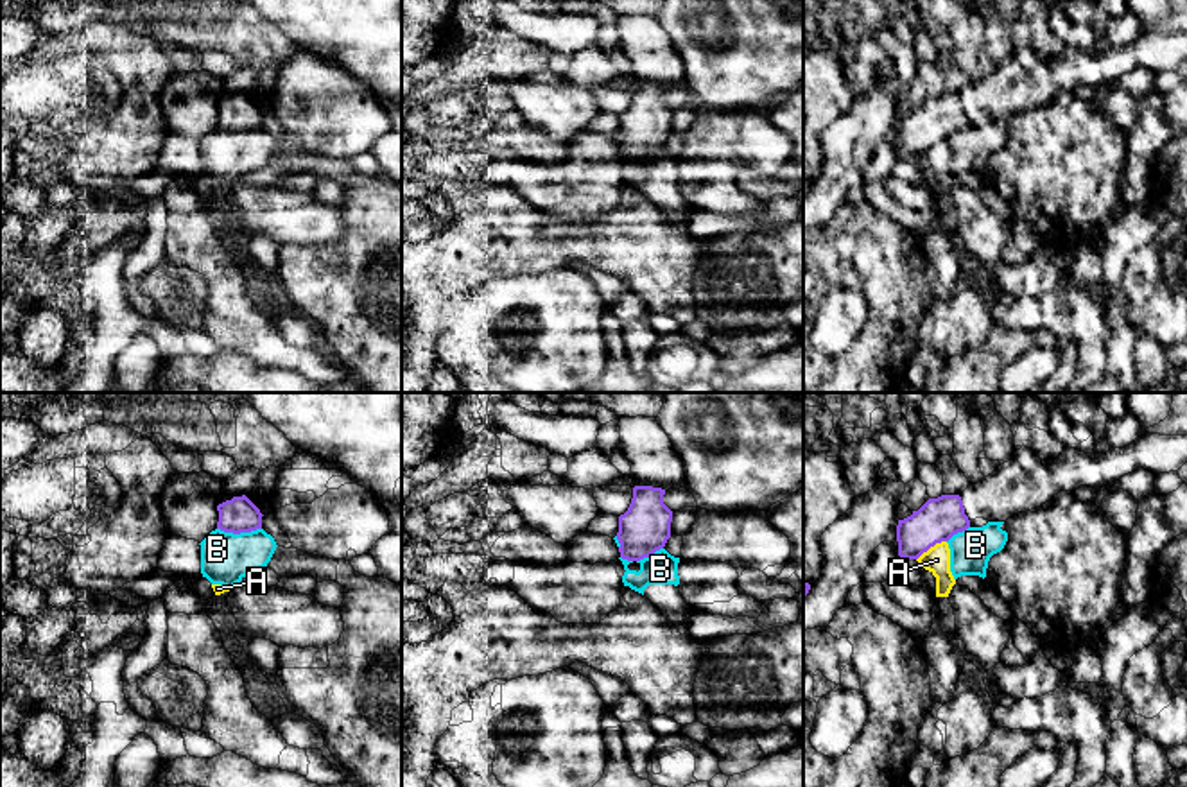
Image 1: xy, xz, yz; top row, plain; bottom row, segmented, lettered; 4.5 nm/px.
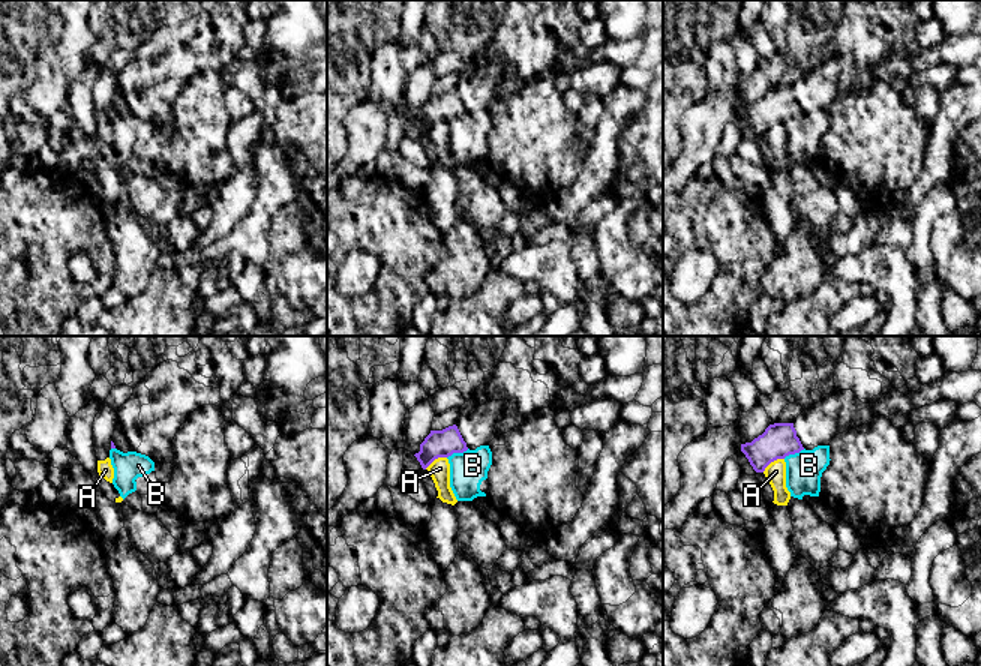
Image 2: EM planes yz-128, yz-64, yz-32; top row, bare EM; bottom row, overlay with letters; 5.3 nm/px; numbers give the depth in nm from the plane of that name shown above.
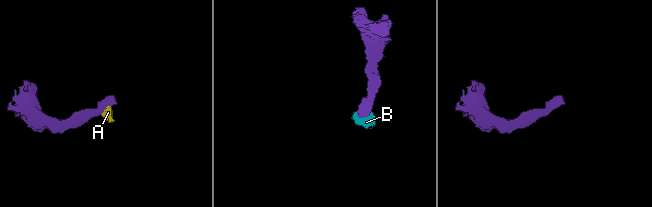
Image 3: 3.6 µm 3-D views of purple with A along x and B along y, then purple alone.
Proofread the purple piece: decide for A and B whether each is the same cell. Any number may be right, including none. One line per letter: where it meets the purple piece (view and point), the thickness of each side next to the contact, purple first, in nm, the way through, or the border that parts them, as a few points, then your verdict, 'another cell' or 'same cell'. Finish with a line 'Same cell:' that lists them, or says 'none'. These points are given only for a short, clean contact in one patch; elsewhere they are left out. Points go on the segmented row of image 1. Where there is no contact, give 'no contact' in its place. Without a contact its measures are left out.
A: contact yz (931, 545); calibres 190 and 120 nm; border yz (945, 540), (931, 545), (917, 560); another cell
B: contact xy (239, 533); calibres 160 and 220 nm; border xy (217, 527), (228, 533), (260, 529); another cell
Same cell: none

